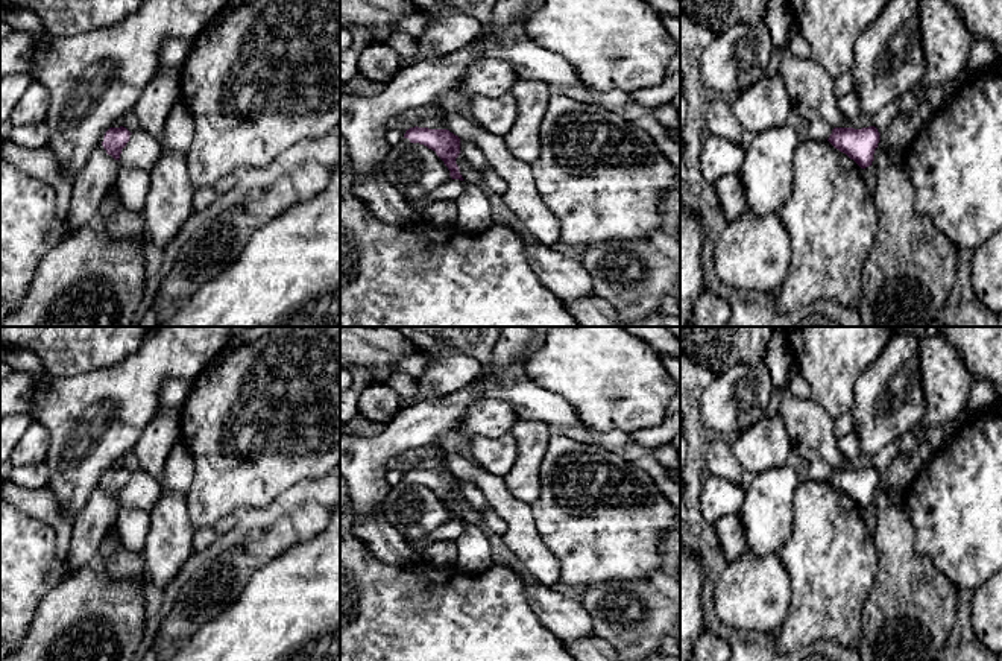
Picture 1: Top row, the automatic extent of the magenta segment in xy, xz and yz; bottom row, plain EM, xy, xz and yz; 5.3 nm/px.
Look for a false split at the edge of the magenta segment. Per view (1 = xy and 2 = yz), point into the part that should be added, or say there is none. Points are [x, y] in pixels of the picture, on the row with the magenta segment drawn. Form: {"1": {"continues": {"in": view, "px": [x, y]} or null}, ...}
{"1": {"continues": null}, "2": {"continues": null}}

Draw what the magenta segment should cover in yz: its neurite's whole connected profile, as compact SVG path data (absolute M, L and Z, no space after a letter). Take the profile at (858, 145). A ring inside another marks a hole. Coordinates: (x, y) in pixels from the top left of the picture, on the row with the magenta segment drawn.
M874 126L861 129L833 128L827 141L861 169L865 169L871 166L873 153L879 143L879 132Z

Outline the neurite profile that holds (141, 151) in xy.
M143 128L131 132L129 141L121 149L120 169L152 170L162 152L161 143Z

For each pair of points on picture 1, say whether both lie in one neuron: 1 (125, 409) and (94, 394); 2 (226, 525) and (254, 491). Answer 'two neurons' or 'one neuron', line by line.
1: one neuron
2: two neurons

